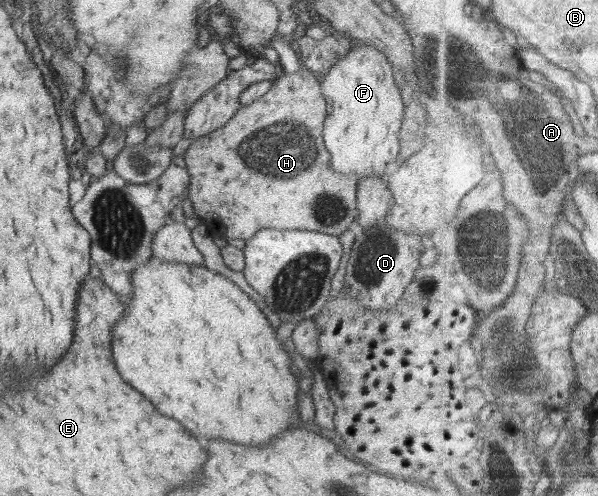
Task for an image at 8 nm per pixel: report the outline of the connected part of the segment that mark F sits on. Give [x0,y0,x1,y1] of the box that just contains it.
[320,41,403,177]

